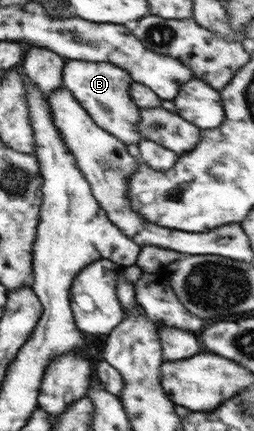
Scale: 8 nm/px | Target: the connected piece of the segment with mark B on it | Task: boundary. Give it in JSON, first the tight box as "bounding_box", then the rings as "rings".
{"bounding_box":[63,60,142,144],"rings":[[[65,60],[63,85],[73,92],[78,104],[110,135],[117,136],[122,143],[138,144],[142,140],[140,132],[136,130],[136,123],[140,121],[140,108],[133,103],[129,94],[132,82],[128,71],[112,63]]]}

